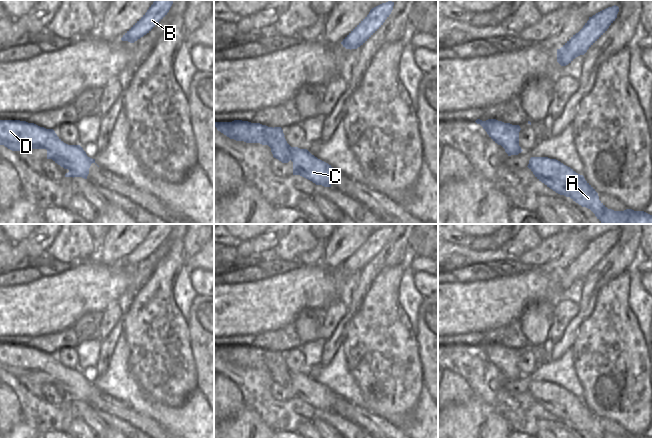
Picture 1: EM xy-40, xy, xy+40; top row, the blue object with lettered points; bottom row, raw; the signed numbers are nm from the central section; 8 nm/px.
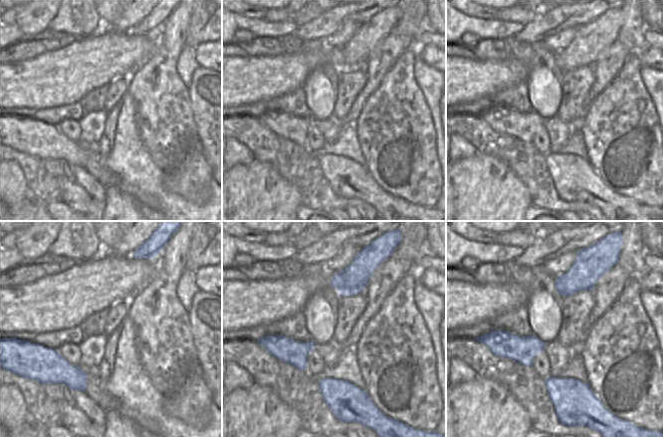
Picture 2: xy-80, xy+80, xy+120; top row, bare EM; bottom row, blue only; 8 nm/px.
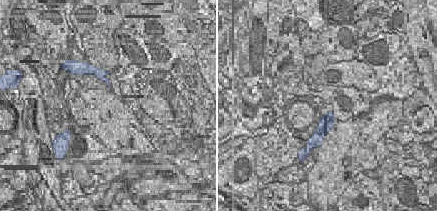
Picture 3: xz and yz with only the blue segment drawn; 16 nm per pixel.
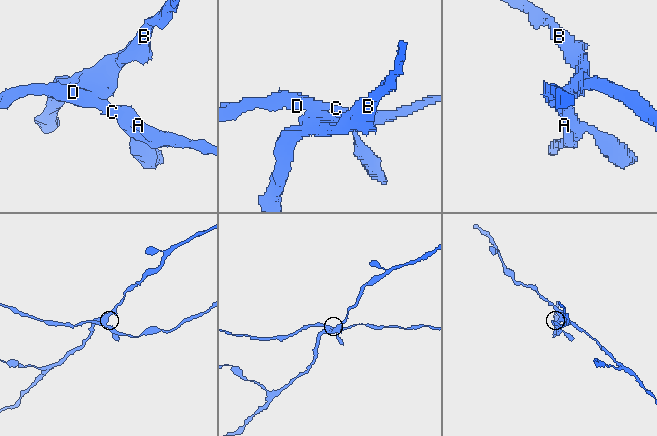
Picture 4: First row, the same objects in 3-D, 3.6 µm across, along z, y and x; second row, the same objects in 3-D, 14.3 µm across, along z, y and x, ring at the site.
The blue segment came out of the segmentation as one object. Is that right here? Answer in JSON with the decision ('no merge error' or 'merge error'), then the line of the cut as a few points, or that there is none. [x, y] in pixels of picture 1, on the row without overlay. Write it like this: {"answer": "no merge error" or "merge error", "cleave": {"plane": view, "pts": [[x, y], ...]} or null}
{"answer": "merge error", "cleave": {"plane": "xy", "pts": [[285, 363], [285, 369], [289, 374]]}}

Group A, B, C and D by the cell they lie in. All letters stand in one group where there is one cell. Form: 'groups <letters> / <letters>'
groups A C D / B

